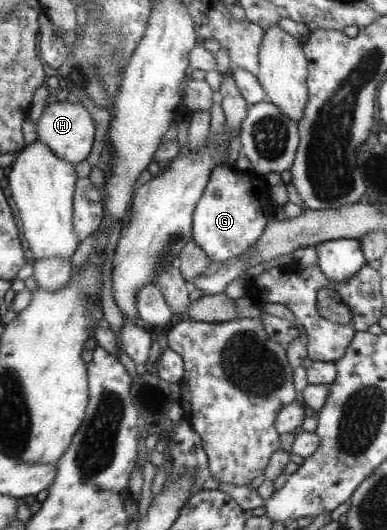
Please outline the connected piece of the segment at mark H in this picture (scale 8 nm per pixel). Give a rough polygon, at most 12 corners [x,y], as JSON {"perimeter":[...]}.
{"perimeter":[[47,104],[35,131],[57,158],[89,155],[95,127],[83,106]]}

